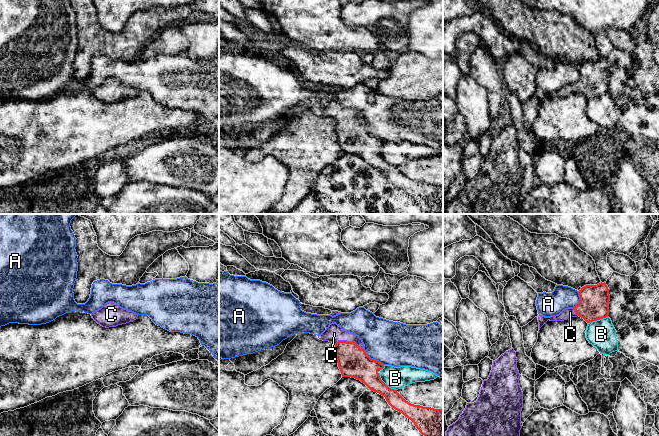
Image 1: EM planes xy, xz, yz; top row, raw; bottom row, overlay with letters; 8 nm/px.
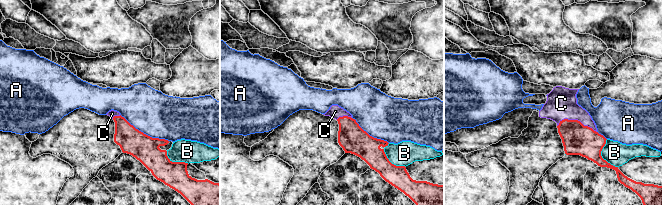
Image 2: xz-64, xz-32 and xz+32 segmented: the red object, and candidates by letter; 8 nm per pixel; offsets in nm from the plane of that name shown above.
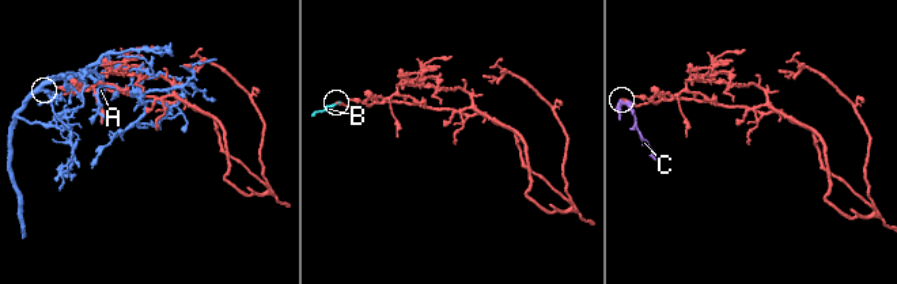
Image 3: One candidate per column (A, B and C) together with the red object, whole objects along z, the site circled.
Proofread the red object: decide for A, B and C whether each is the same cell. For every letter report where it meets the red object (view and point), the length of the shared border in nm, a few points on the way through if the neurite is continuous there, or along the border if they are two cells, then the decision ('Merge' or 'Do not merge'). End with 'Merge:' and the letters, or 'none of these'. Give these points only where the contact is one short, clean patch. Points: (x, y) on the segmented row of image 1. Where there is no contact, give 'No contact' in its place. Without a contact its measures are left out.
A: Touches red at xz (373, 359). Shared border 220 nm. Do not merge
B: Touches red at xz (385, 384). Shared border 200 nm. Do not merge
C: Touches red at xz (349, 342). Shared border 240 nm. Path across: xz (353, 361), (349, 352), (349, 342), (344, 341), (334, 333). Merge
Merge: C

